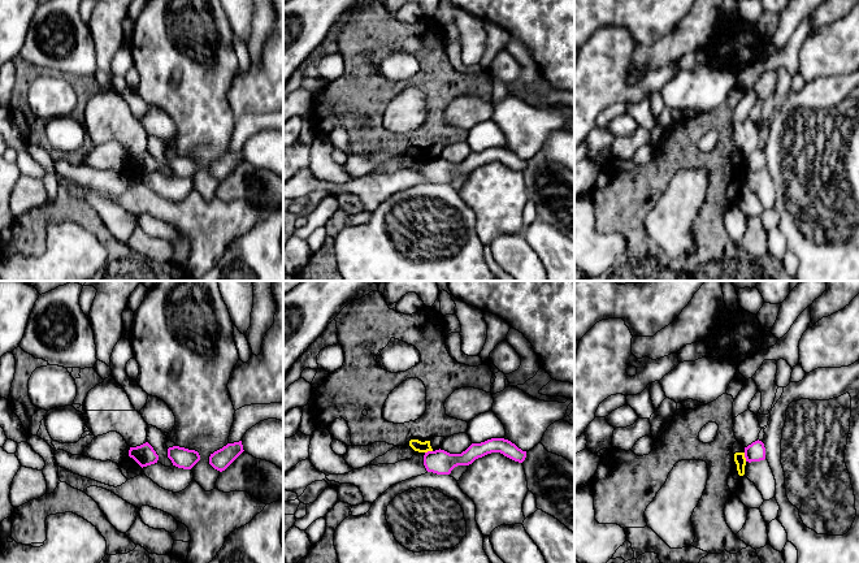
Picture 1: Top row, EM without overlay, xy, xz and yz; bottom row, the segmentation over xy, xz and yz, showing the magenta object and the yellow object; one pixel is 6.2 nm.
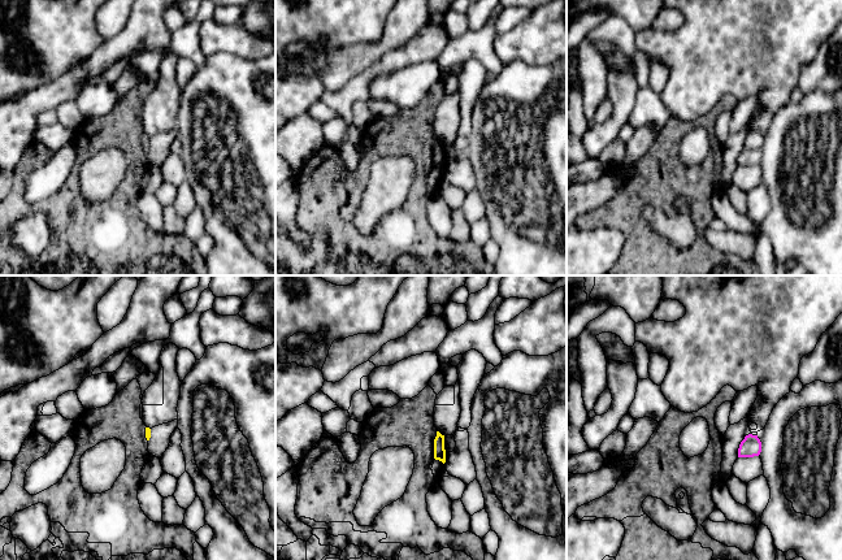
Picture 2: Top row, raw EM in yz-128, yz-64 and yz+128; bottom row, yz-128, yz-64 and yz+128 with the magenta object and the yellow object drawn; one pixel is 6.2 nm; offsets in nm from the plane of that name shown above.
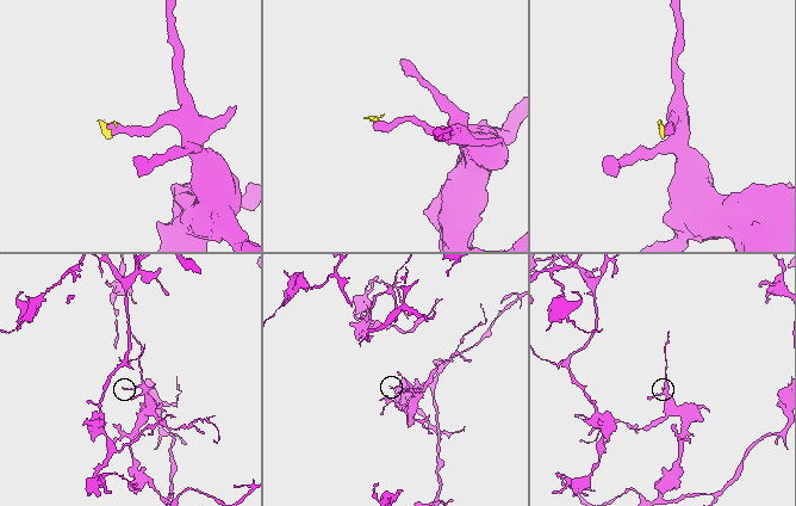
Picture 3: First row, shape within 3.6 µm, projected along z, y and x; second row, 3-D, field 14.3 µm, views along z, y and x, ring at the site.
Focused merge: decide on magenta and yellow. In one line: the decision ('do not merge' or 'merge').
do not merge

